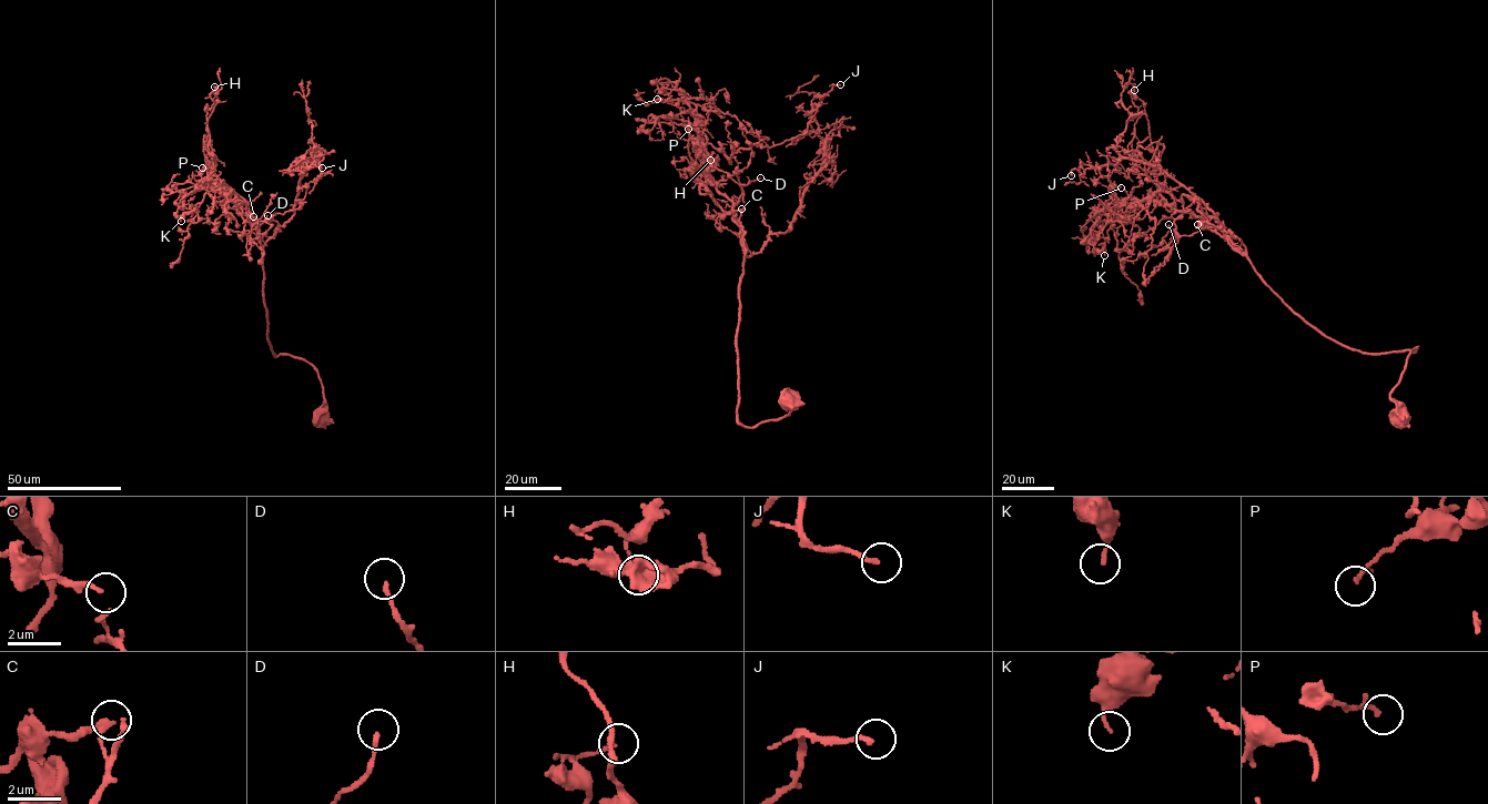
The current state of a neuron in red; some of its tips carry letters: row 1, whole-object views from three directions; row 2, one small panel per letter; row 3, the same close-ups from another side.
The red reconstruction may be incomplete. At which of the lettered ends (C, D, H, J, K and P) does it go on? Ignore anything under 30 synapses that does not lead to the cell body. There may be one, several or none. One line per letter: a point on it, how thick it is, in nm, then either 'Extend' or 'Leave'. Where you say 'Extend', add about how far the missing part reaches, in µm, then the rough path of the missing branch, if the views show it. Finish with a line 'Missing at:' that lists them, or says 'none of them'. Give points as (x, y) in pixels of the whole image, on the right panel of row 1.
C: Place: (1197, 224). Thickness 120 nm. Leave
D: Place: (1168, 224). Thickness 150 nm. Extend. Missing length about 20 µm. Course of what is missing: (1168, 224), (1144, 204), (1142, 206)
H: Place: (1134, 90). Thickness 130 nm. Leave
J: Place: (1071, 175). Thickness 160 nm. Leave
K: Place: (1104, 255). Thickness 150 nm. Leave
P: Place: (1121, 187). Thickness 180 nm. Leave
Missing at: D

